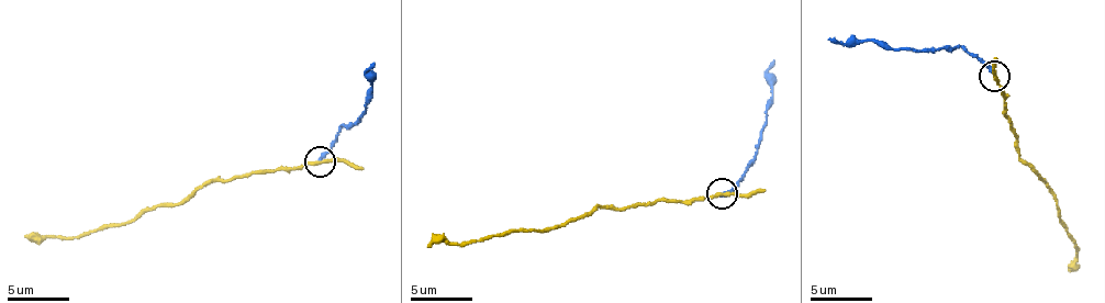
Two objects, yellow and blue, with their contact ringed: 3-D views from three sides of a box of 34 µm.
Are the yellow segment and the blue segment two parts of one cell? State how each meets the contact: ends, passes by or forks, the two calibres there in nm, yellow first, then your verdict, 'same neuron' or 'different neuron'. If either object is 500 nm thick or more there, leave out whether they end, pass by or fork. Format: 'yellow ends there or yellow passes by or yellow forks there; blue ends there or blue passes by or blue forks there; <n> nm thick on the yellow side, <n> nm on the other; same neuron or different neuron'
yellow passes by; blue ends there; 190 nm thick on the yellow side, 240 nm on the other; different neuron

